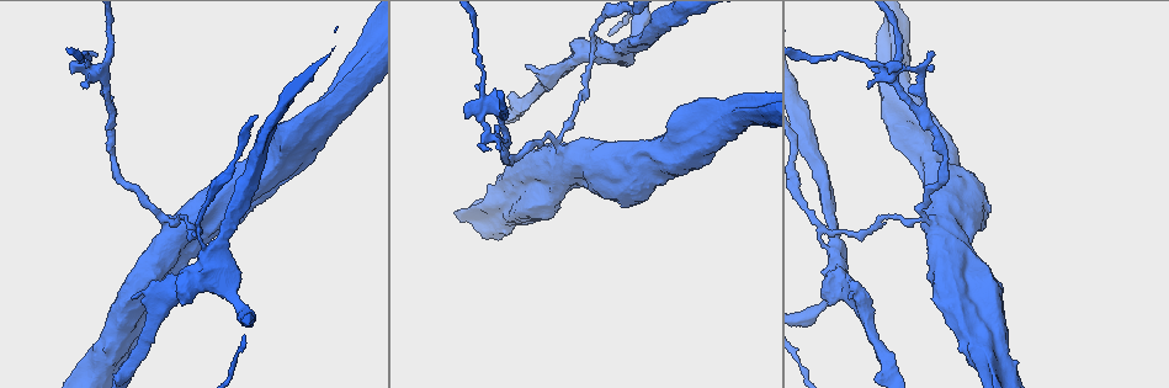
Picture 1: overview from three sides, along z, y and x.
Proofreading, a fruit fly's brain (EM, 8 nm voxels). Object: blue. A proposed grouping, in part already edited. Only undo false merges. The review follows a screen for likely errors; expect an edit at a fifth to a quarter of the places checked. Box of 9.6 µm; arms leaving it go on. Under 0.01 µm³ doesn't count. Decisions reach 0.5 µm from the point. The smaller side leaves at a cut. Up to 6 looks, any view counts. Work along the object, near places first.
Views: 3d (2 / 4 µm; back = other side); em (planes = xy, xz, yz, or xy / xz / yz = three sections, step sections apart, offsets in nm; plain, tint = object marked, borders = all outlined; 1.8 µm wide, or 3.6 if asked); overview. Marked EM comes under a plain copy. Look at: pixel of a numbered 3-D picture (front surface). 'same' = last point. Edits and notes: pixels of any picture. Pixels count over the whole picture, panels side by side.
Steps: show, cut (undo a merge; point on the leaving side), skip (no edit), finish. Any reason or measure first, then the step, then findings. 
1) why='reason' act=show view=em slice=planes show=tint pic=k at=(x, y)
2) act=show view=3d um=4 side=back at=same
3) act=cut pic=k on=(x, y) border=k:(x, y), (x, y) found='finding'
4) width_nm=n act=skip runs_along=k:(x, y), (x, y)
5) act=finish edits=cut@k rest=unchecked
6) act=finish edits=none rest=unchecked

why='a fork' act=show view=em um=3.6 slice=xz step=4 show=tint pic=1 at=(821, 231)

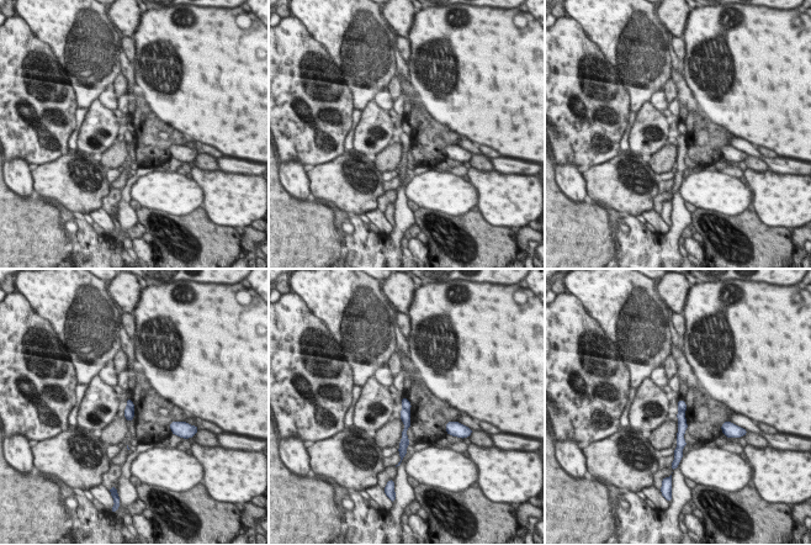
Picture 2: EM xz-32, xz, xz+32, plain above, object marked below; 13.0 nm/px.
act=show view=em um=3.6 slice=planes show=tint at=same

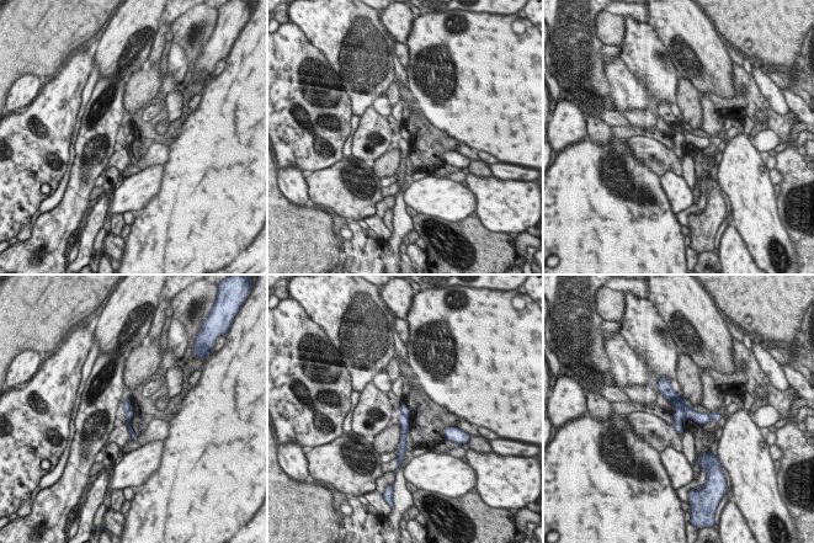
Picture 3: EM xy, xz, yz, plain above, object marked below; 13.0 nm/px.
act=cut pic=3 on=(679, 413) part_leaving=3:(129, 410), (129, 430), (134, 437) found='a second neuron is stuck on'

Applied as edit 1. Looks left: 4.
why='see it whole again' act=show view=overview

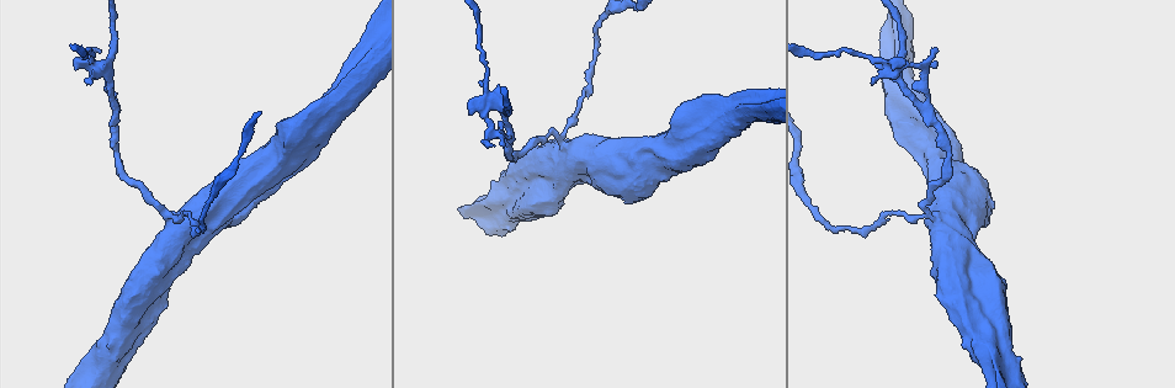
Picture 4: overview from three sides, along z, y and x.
why='closes a loop' act=show view=3d um=4 pic=4 at=(1000, 330)

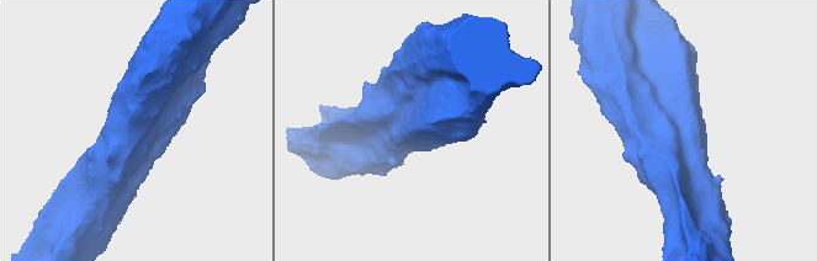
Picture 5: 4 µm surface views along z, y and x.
why='shape alone is not enough' act=show view=em um=3.6 slice=xz step=4 show=tint pic=5 at=(683, 129)

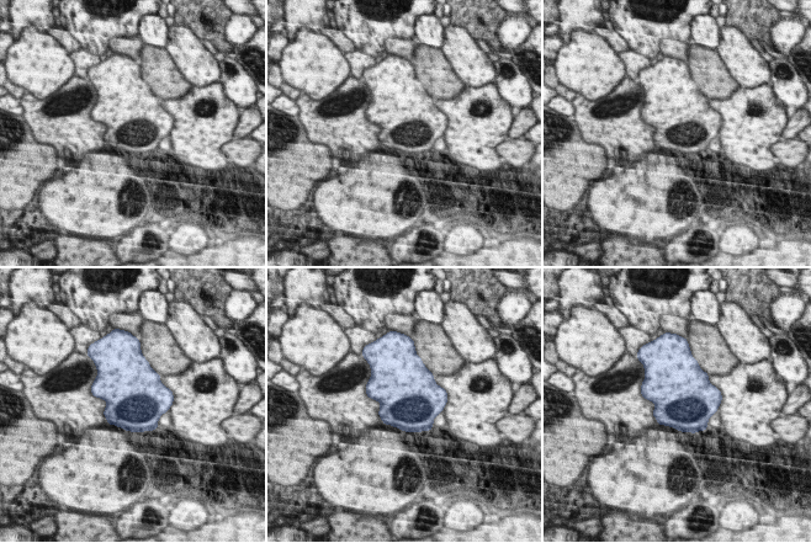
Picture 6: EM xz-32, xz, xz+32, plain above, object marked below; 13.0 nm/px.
act=show view=em um=3.6 slice=yz step=4 show=tint at=same

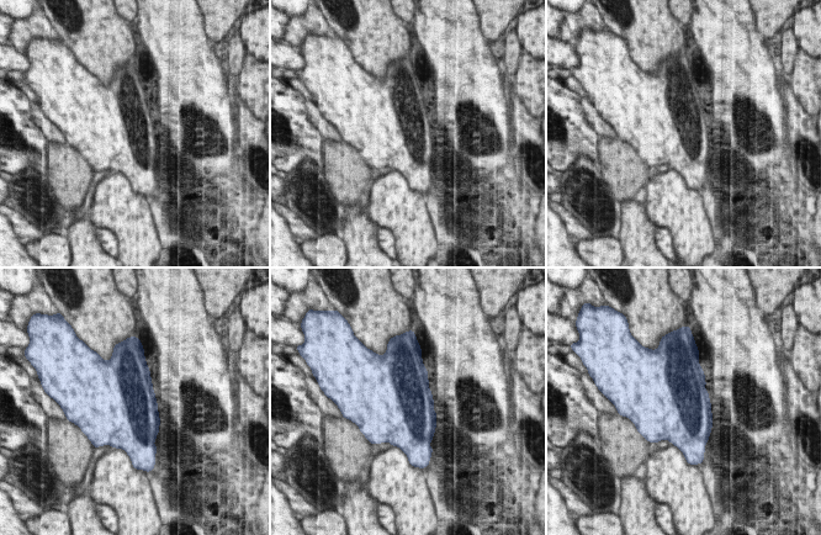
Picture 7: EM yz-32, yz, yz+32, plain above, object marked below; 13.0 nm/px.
act=skip found='one neuron here'

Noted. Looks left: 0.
act=finish edits=cut@3 rest=unchecked

